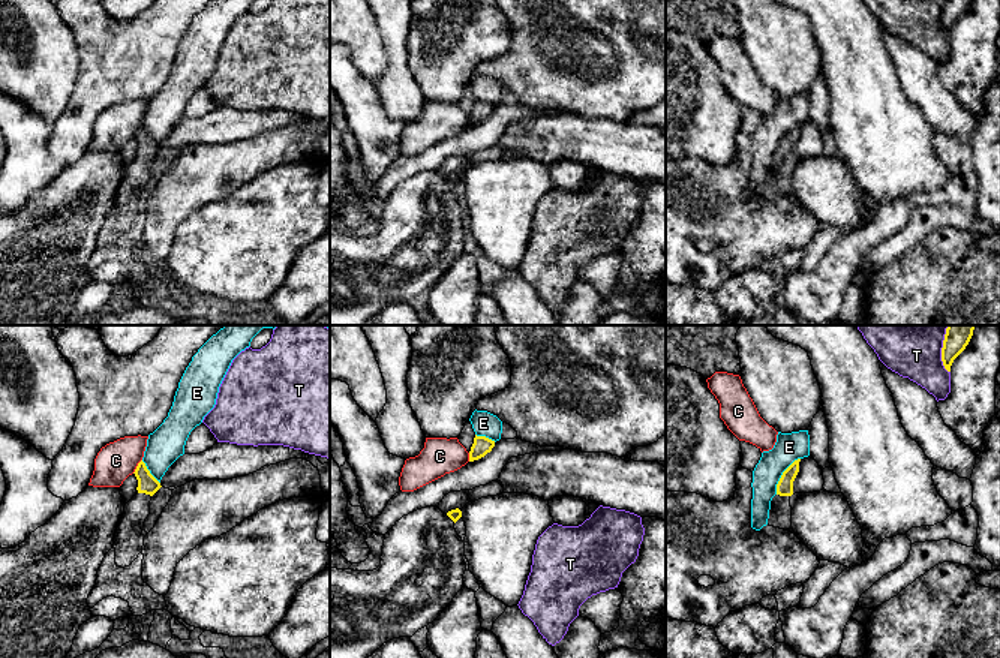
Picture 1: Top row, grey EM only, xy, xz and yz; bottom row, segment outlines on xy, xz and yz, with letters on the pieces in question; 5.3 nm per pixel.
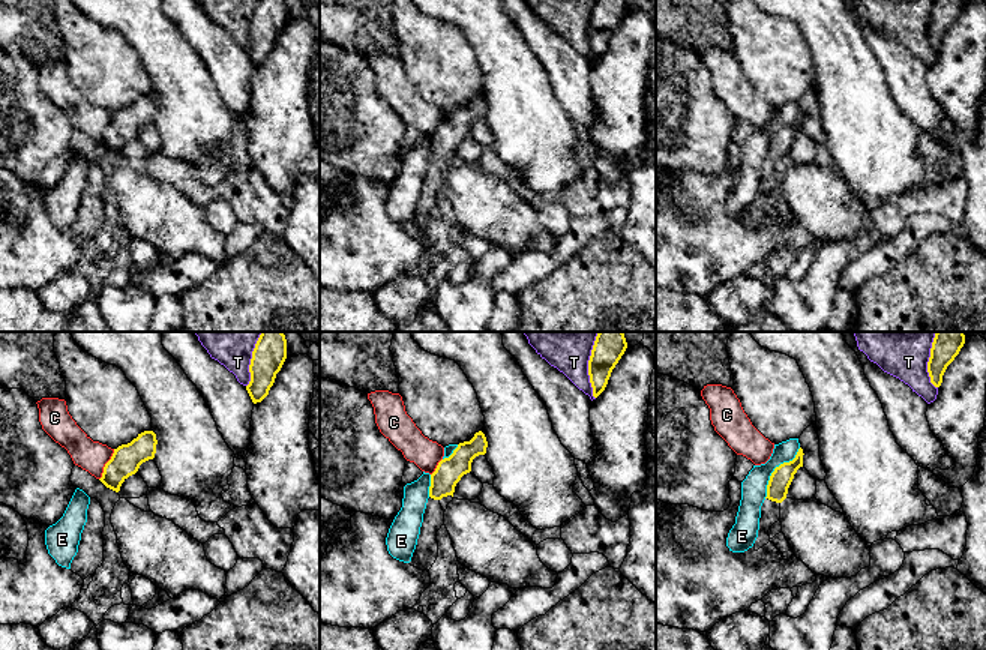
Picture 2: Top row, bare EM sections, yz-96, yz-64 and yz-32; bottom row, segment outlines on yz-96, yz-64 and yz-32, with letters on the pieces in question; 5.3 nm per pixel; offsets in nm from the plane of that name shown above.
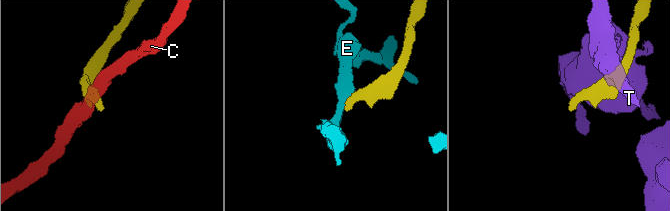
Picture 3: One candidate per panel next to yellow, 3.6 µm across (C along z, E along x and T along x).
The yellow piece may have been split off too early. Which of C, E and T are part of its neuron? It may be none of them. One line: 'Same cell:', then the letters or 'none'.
Same cell: none

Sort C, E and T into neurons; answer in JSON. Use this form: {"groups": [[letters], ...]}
{"groups": [["C"], ["E"], ["T"]]}

